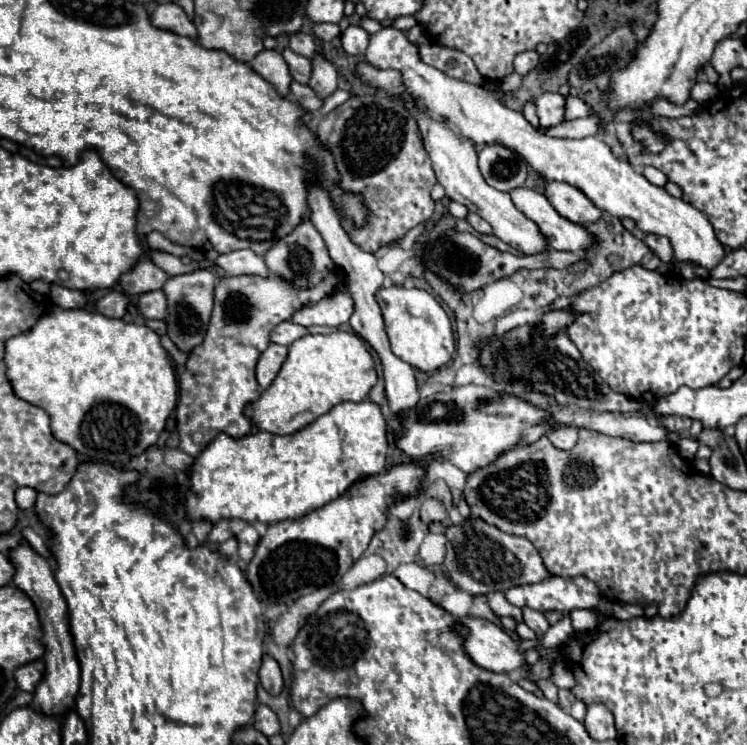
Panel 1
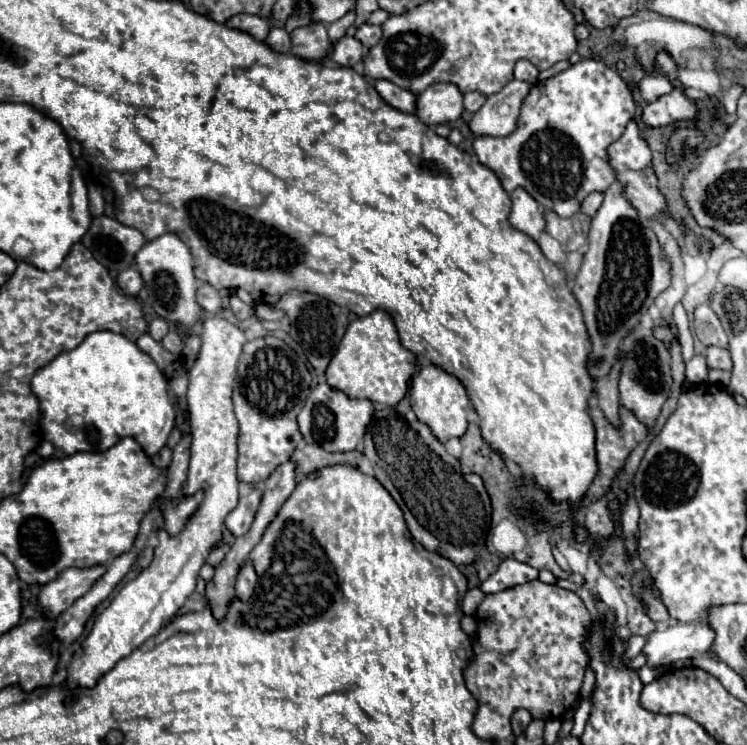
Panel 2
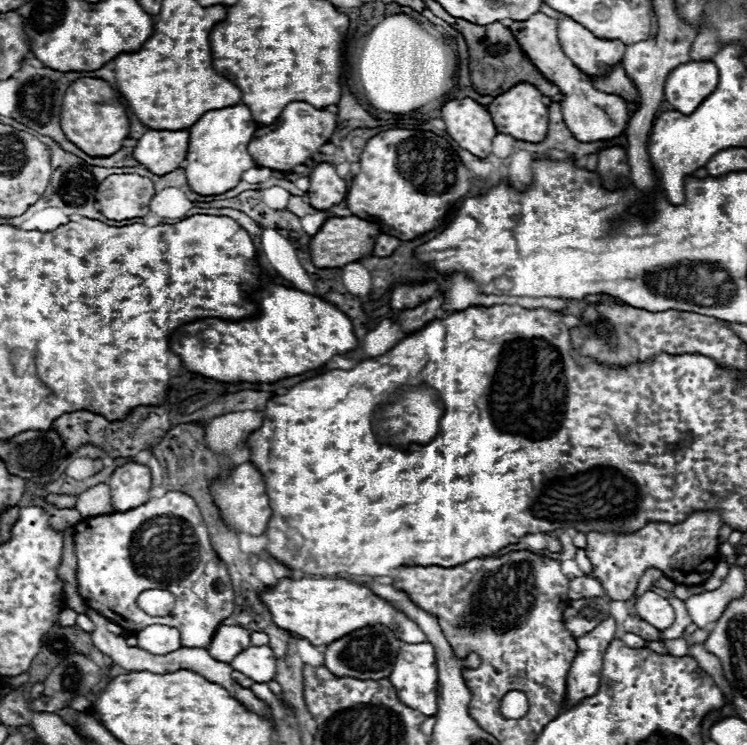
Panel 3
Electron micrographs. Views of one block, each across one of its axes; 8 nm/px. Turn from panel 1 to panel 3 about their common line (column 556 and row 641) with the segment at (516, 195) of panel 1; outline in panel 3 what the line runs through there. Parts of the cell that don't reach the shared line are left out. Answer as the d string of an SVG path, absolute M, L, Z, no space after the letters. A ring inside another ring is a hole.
M220 624L212 638L208 652L210 652L210 656L214 656L214 660L226 660L226 664L230 664L248 646L250 646L248 630L238 628L238 626Z

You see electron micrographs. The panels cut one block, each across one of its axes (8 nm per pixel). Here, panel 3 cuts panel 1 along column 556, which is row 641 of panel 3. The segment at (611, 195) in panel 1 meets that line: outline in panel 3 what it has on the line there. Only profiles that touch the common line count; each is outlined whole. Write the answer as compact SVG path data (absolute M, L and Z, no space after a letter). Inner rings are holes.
M152 624L142 628L136 634L136 638L138 638L138 648L156 656L164 656L166 652L174 652L182 646L180 632L176 628L162 626L162 624Z

